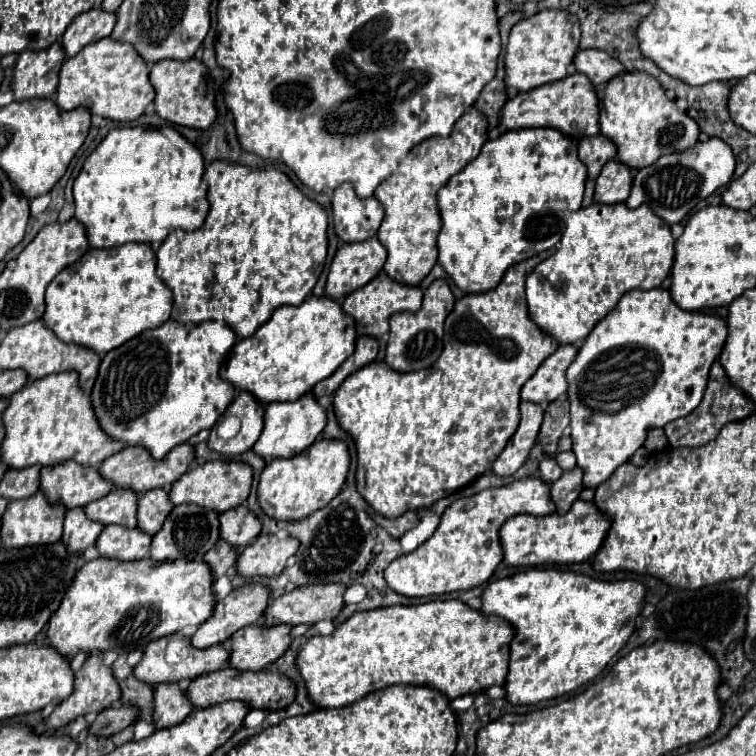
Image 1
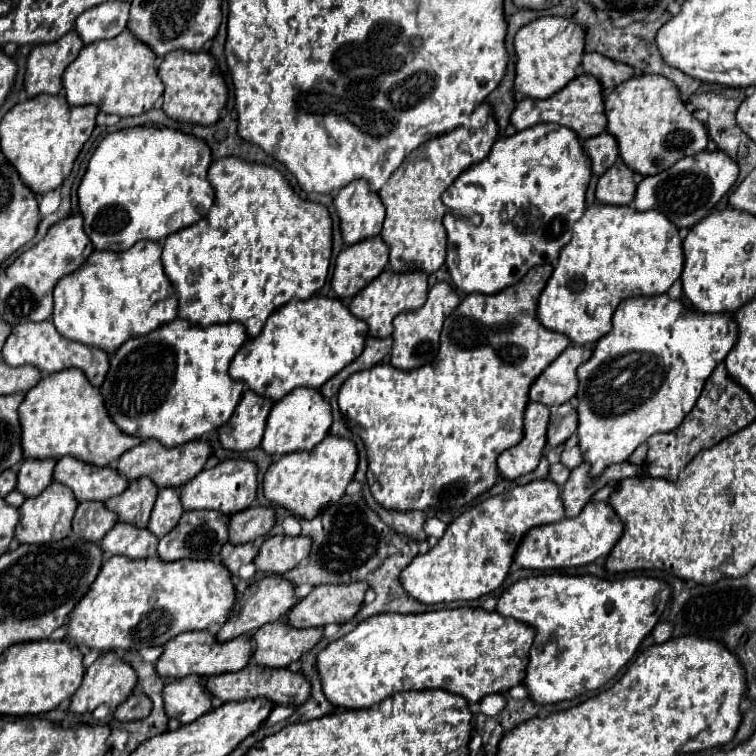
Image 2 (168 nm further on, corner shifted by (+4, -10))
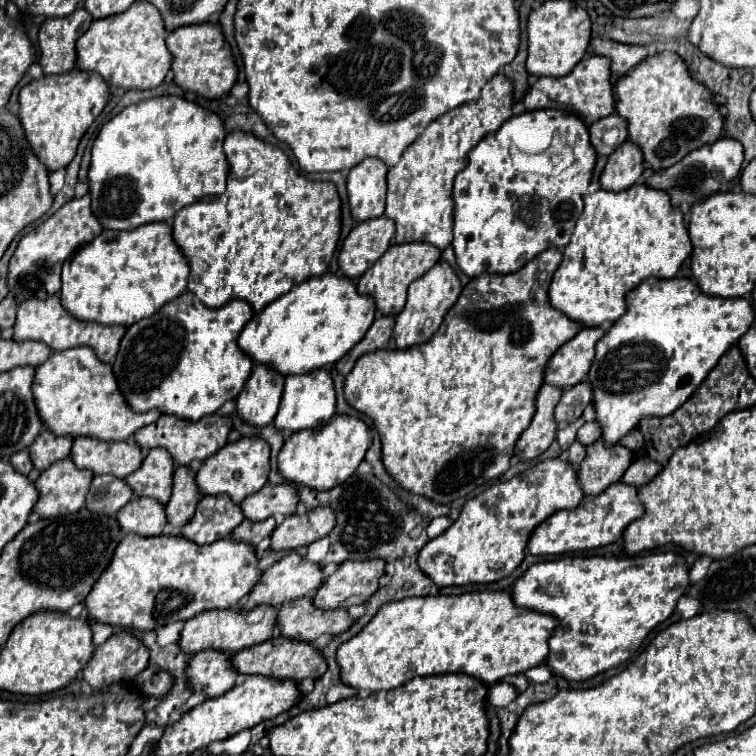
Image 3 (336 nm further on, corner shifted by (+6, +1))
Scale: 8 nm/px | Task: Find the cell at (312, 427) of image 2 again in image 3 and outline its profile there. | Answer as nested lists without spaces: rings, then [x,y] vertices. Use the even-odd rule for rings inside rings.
[[[320,368],[320,372],[308,372],[308,376],[288,376],[284,384],[282,402],[278,408],[278,414],[274,418],[274,426],[278,430],[304,430],[304,428],[318,428],[326,424],[332,414],[336,412],[336,394],[334,394],[334,382],[328,368]]]

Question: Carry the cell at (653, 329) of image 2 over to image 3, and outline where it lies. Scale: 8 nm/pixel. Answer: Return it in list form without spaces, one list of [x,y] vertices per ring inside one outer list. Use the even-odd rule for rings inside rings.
[[[684,276],[670,280],[648,278],[628,292],[626,304],[626,314],[596,344],[596,358],[588,372],[588,380],[594,386],[596,420],[602,424],[602,440],[606,444],[618,444],[626,432],[636,428],[642,416],[668,416],[680,408],[754,322],[754,308],[748,298],[706,296],[696,282]]]

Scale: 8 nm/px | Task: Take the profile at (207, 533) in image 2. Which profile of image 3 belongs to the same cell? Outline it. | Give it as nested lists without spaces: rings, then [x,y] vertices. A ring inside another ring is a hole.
[[[204,496],[196,508],[194,518],[182,528],[182,536],[196,544],[212,544],[216,540],[228,538],[232,530],[244,520],[242,508],[234,504],[228,496],[220,496],[226,500],[228,510],[222,514],[216,510],[218,496]]]

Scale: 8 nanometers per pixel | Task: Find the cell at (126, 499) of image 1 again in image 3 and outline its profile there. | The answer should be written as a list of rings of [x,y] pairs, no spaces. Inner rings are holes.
[[[154,448],[144,458],[142,466],[132,472],[126,482],[132,486],[136,496],[150,496],[160,502],[168,502],[172,494],[172,472],[176,464],[166,448]]]

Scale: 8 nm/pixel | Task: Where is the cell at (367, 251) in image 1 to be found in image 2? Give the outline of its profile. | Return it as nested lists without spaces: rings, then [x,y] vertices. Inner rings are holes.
[[[380,237],[348,245],[340,251],[336,259],[336,267],[332,273],[332,291],[340,301],[348,303],[386,267],[388,247],[382,243]]]

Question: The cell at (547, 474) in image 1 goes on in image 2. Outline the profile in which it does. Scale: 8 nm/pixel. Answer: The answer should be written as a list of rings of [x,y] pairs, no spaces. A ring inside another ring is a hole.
[[[562,463],[552,465],[552,467],[550,467],[550,473],[548,473],[548,477],[550,477],[558,487],[562,487],[562,485],[566,483],[568,475],[570,475],[570,471],[568,471],[566,467],[562,467]]]

